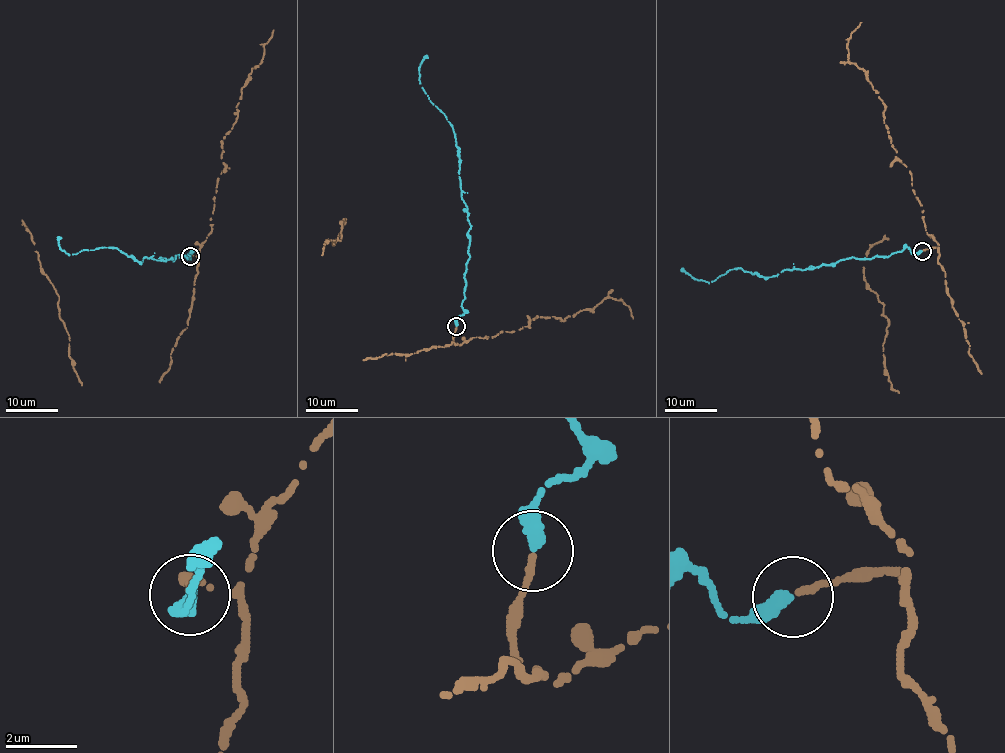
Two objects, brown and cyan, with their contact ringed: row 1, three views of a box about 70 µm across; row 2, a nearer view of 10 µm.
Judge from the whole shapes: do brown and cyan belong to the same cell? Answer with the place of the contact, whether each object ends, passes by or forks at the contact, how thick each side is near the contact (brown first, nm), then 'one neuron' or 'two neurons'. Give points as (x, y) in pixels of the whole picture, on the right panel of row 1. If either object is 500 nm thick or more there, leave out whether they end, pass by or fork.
place (922, 251); brown ends; cyan ends; calibres 200 and 360 nm; one neuron

